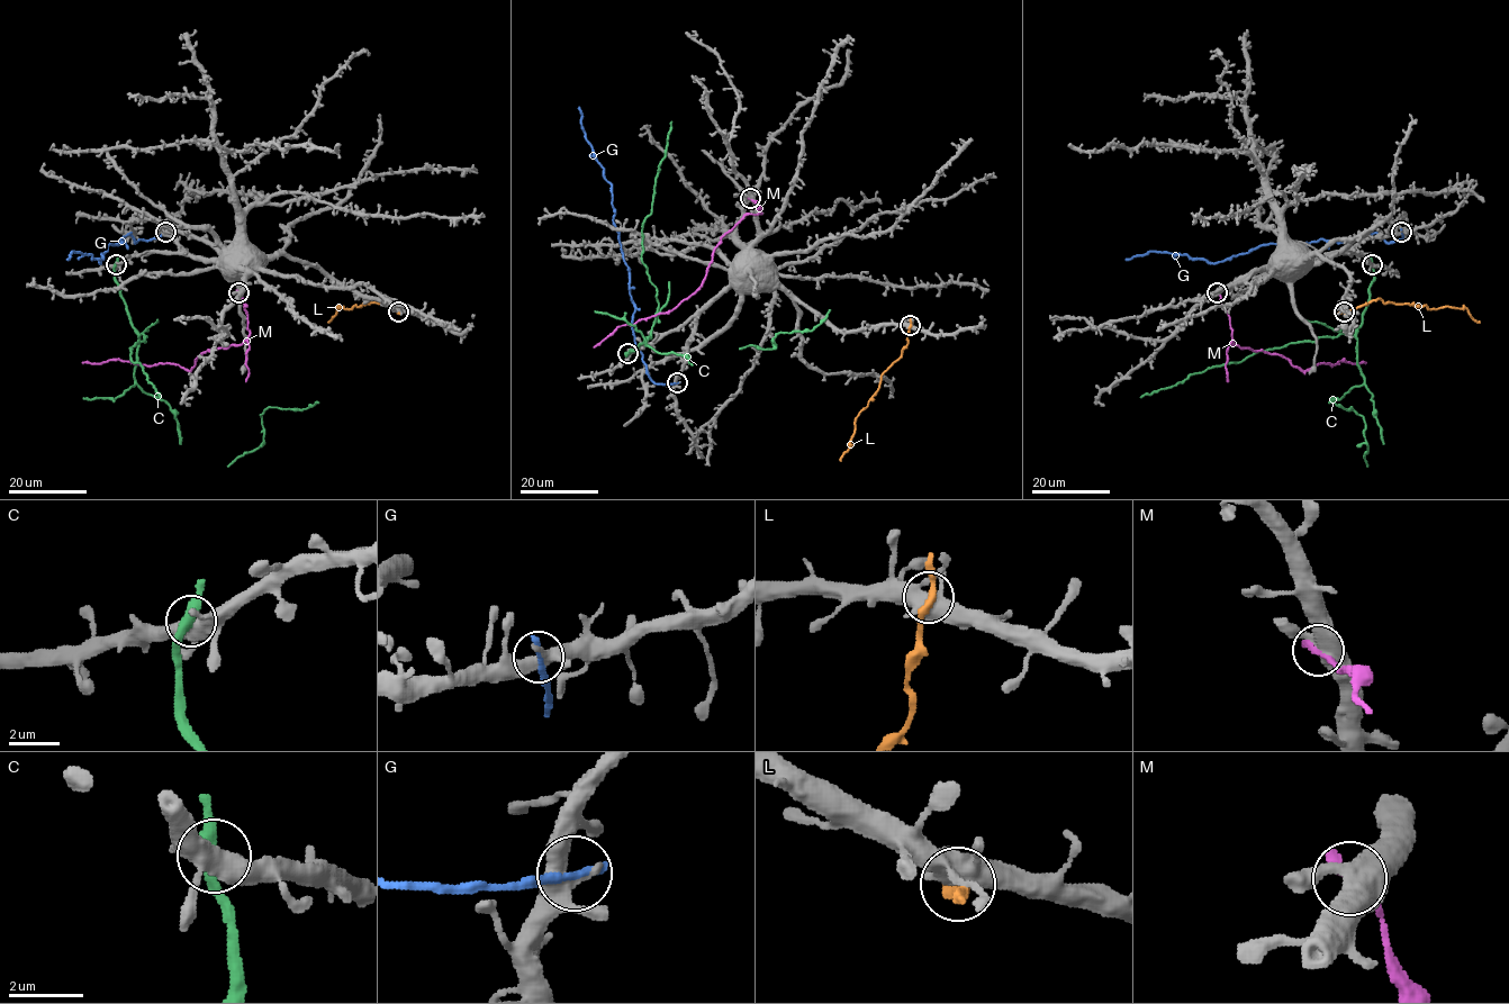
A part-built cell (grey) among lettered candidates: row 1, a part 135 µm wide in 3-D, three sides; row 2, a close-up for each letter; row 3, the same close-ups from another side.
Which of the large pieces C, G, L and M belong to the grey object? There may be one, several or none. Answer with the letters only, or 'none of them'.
none of them

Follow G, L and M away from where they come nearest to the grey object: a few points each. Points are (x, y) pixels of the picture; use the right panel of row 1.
G: (1401, 232), (1402, 241), (1386, 243), (1372, 233), (1339, 243), (1268, 243), (1208, 263), (1157, 251), (1125, 260)
L: (1344, 311), (1380, 299), (1383, 302), (1426, 306), (1430, 309), (1465, 307), (1480, 322)
M: (1218, 292), (1228, 315), (1232, 344), (1280, 354), (1304, 371), (1315, 364), (1333, 365), (1344, 359), (1366, 363)

